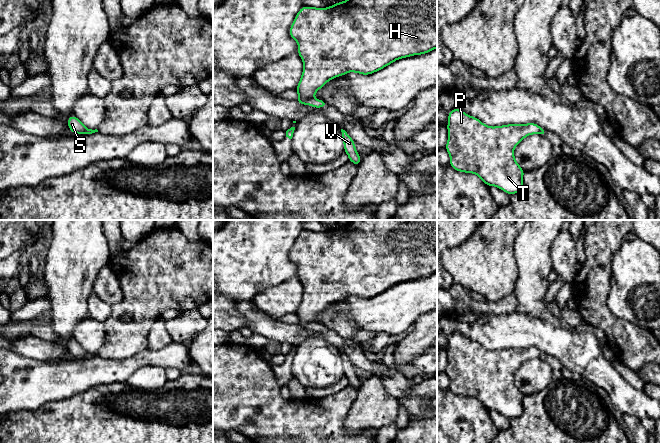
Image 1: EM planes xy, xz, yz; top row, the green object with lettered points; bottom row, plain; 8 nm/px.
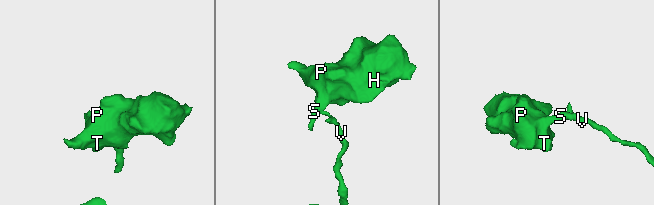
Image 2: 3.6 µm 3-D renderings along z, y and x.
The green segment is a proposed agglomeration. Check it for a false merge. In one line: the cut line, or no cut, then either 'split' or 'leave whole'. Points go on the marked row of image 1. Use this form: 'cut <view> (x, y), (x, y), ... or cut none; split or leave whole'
cut xz (312, 97), (305, 103); split

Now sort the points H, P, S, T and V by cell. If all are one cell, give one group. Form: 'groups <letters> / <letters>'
groups H P S T / V

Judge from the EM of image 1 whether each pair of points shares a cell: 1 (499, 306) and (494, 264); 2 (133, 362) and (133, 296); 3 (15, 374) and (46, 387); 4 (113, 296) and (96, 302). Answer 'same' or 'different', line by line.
1: different
2: different
3: same
4: different

